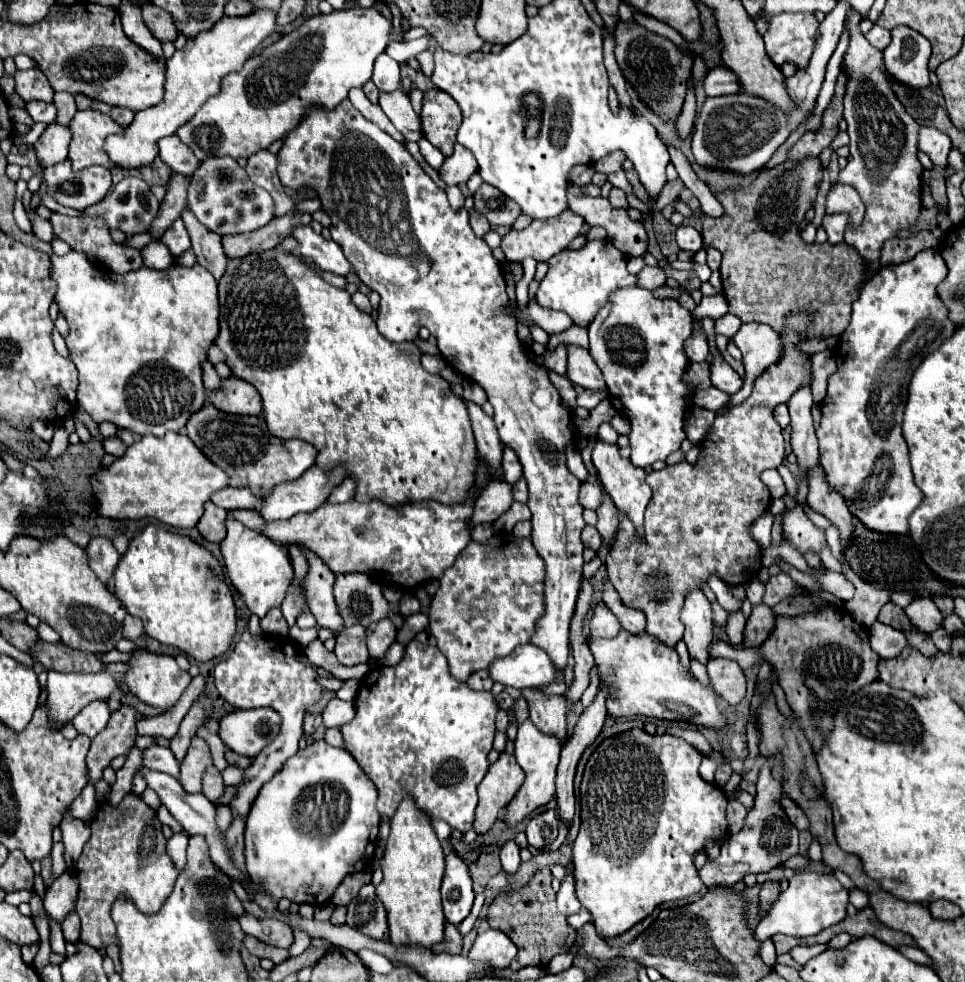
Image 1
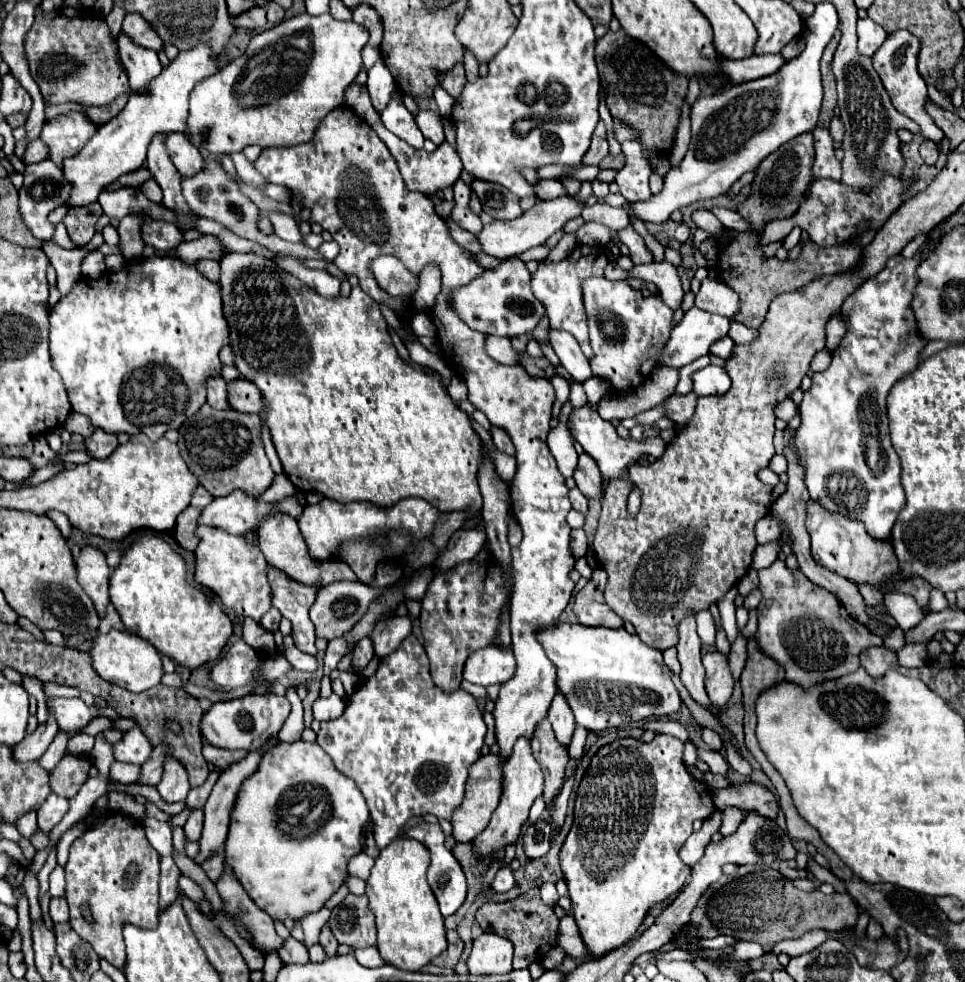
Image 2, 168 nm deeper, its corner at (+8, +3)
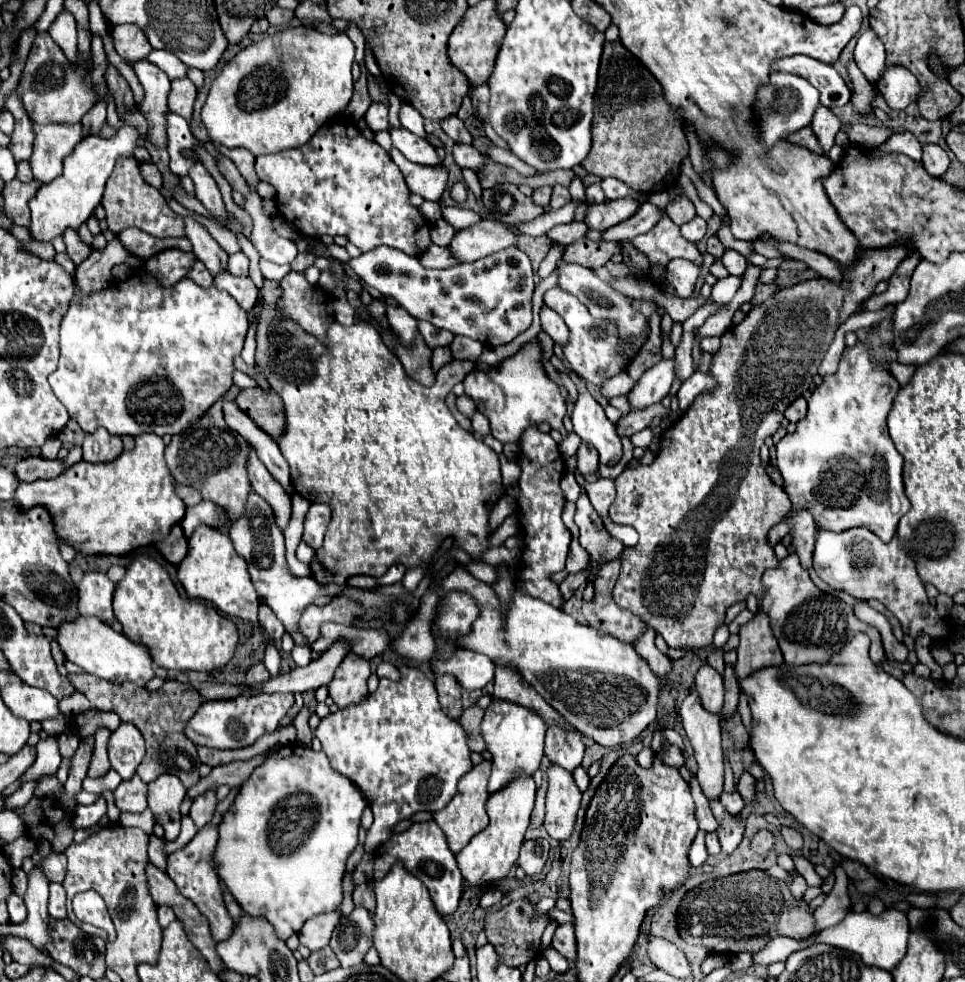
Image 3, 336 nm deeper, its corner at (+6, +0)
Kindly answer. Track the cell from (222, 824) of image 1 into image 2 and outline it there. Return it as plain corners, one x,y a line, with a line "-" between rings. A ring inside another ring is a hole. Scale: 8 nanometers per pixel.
222,852
212,854
208,860
204,860
202,870
206,872
206,876
208,876
212,882
216,882
216,880
222,876
222,870
224,870
224,854
222,854

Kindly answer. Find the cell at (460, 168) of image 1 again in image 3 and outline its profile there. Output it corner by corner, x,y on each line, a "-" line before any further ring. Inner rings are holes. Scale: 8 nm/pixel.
392,149
392,161
400,167
406,185
412,193
418,193
426,201
440,201
448,185
446,167
426,167
426,165
412,163
398,149

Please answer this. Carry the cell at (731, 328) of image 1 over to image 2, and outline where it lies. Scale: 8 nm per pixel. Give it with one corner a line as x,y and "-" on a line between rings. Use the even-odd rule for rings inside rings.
690,308
684,318
674,326
672,330
672,336
670,336
670,348
666,344
666,348
662,350
662,356
660,356
660,364
662,366
672,366
672,368
682,368
686,364
690,364
692,360
708,354
712,342
724,338
728,334
728,328
730,328
730,320
726,316
720,316
720,314
712,314
712,312
704,312
700,308

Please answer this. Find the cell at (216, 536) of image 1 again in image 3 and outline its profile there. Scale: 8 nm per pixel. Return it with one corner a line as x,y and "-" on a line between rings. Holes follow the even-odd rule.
174,525
168,533
168,537
162,539
162,543
156,543
156,549
162,553
162,557
174,565
178,565
186,553
188,553
188,539
182,535
182,527

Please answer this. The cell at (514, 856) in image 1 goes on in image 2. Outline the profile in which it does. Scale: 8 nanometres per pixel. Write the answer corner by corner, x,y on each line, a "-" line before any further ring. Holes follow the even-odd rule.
504,864
504,866
498,870
498,874
496,874
494,882
492,882
492,888
494,888
496,892
506,892
506,890
510,890
512,886
514,886
512,868
510,868
510,864

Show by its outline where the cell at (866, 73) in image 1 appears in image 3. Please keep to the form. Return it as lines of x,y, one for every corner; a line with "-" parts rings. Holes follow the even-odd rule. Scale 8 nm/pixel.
854,61
848,63
848,71
850,71
850,77
852,77
852,103
854,103
854,109
860,111
860,113
866,113
870,111
870,101
874,97
874,85
866,81
866,77
862,75
862,71
858,69
858,65

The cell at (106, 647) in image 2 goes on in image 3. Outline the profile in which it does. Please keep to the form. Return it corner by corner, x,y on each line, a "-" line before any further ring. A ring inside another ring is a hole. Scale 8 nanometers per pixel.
76,617
76,621
66,621
66,625
58,627
56,641
64,653
64,657
76,665
80,665
86,673
102,677
110,683
126,683
132,681
140,687
144,687
154,677
154,663
150,659
150,653
142,645
134,645
128,637
122,633
116,633
110,625
104,621
98,621
94,617

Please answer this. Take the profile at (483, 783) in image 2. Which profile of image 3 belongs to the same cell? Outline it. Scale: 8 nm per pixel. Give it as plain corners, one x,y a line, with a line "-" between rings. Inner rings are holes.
482,761
478,765
474,765
464,777
462,781
458,783
458,793
454,795
454,799
438,813
432,815
432,819
436,821
436,825
442,829
442,833
446,835
446,841
448,841
448,847
456,853
460,853
468,843
470,839
480,833
486,825
488,825
488,817
486,817
486,799
488,799
488,791
486,791
486,785
488,785
488,777
490,777
490,769
492,769
492,763
490,761

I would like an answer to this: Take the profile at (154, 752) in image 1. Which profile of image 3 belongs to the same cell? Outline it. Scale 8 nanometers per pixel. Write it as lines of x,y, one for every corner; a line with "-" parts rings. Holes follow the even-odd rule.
120,723
108,739
108,755
112,769
122,777
122,781
134,777
138,761
144,757
142,733
130,723

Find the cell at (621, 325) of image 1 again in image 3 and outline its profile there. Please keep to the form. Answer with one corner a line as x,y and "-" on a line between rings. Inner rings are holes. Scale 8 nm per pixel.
560,259
558,265
556,265
556,271
558,271
558,287
568,291
568,293
572,293
572,295
576,295
588,307
588,311
594,317
610,317
610,319
618,321
618,329
620,329
620,339
622,341
628,341
630,337
638,337
638,335
642,335
642,331
646,331
646,319
644,319
642,313
632,309
632,305
630,305
632,301
626,295
614,291
608,283
600,281
594,275
592,269
586,269
586,267
576,265
576,263
564,263

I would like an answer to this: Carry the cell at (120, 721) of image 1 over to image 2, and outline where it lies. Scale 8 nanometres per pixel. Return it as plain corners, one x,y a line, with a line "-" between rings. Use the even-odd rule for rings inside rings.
64,756
50,776
52,792
64,798
76,796
82,784
88,780
88,766
90,766
90,756
78,756
78,758

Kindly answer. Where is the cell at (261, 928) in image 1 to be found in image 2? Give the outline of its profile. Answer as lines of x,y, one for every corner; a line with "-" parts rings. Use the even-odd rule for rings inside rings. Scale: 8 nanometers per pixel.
288,936
288,938
284,940
284,944
280,946
278,954
280,954
280,958
282,958
284,964
292,964
292,962
306,964
306,962
308,962
308,950
304,948
302,942
298,942
298,940
292,938
292,936

